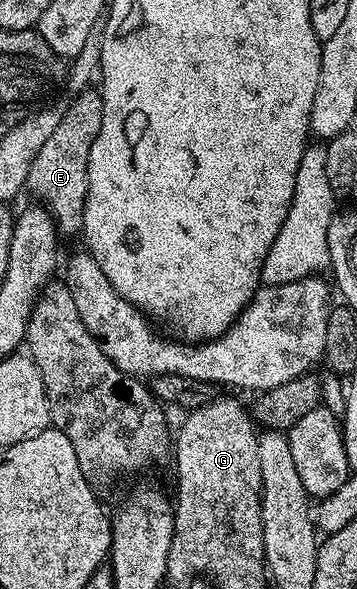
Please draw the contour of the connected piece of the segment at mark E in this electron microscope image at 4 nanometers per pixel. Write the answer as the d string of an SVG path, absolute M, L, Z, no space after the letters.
M84 89L80 96L73 101L72 104L67 104L62 113L62 121L58 121L58 126L54 128L54 133L50 133L50 138L47 139L46 145L42 145L42 149L38 149L38 157L34 157L34 165L30 165L30 173L28 174L28 181L26 184L27 190L32 190L33 200L39 201L43 206L47 207L48 212L52 215L52 219L56 222L57 232L61 236L76 235L79 236L84 230L84 206L86 205L86 197L88 196L88 158L90 157L90 145L94 145L94 137L98 137L98 129L102 129L102 109L104 102L100 96L99 90Z

